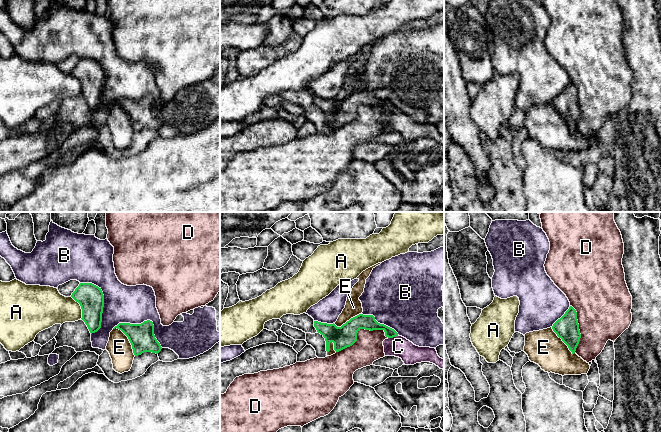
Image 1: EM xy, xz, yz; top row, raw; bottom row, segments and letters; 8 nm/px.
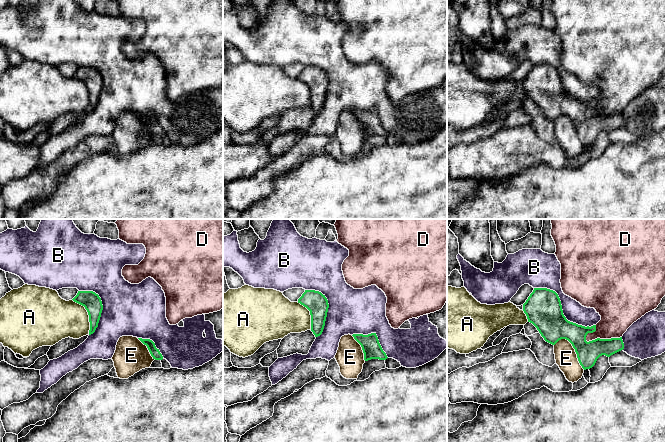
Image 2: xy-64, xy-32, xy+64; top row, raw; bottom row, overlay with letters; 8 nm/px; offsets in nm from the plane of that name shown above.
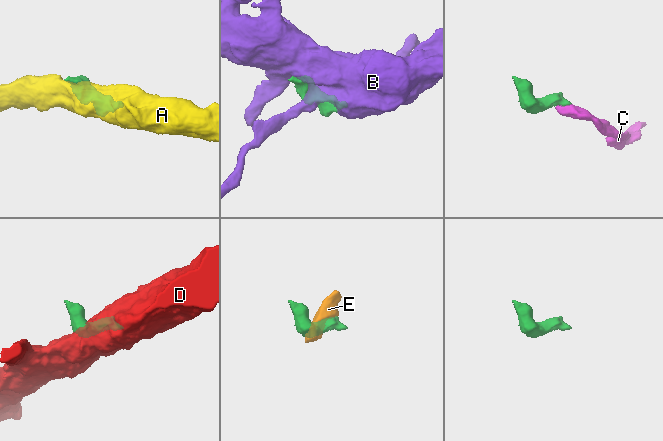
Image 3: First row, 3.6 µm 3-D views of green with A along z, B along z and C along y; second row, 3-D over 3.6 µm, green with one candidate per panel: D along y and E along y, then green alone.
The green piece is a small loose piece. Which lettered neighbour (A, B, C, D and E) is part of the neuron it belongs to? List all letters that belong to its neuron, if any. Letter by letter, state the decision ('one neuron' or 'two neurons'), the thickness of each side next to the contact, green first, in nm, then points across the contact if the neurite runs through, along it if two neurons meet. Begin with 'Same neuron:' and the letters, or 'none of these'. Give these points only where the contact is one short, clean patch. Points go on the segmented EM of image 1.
Same neuron: C
A: two neurons; 200 nm thick on the green side, 280 nm on the other
B: two neurons; 200 nm thick on the green side, 300 nm on the other
C: one neuron; 120 nm thick on the green side, 170 nm on the other; runs through xz (367, 322), (384, 327), (393, 336), (394, 342), (398, 346)
D: two neurons; 180 nm thick on the green side, 220 nm on the other
E: two neurons; 200 nm thick on the green side, 190 nm on the other

